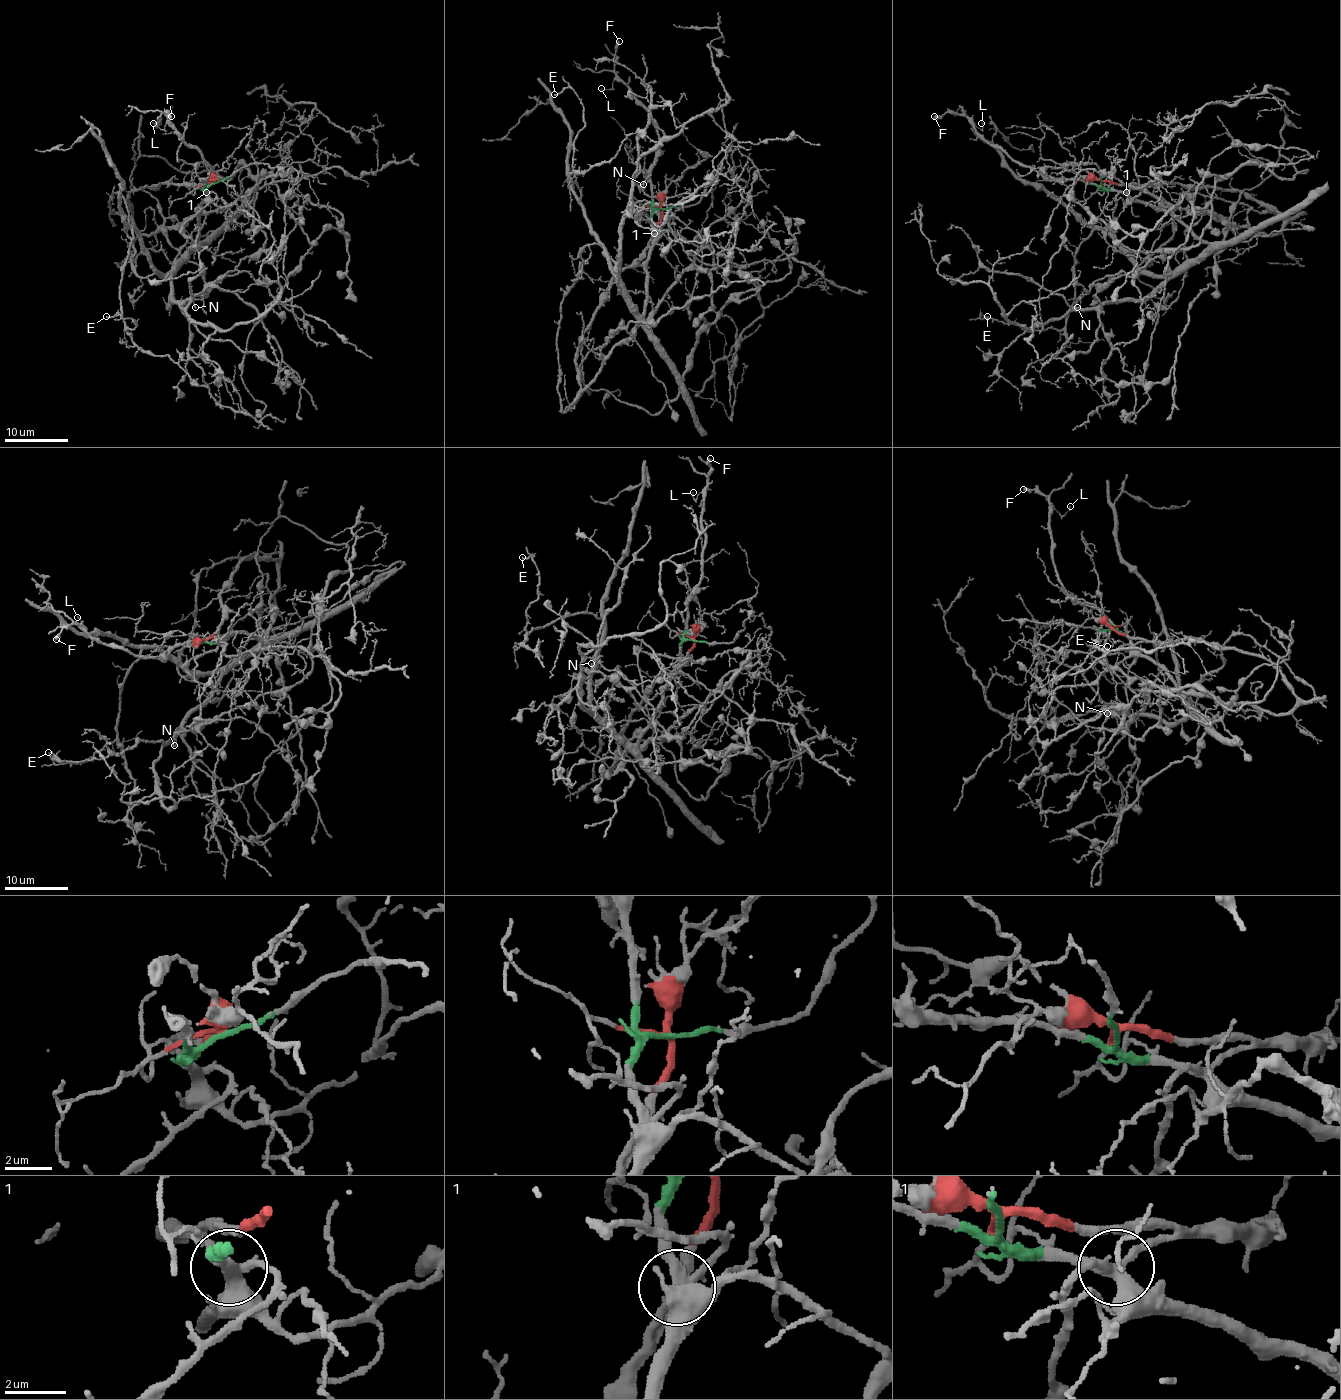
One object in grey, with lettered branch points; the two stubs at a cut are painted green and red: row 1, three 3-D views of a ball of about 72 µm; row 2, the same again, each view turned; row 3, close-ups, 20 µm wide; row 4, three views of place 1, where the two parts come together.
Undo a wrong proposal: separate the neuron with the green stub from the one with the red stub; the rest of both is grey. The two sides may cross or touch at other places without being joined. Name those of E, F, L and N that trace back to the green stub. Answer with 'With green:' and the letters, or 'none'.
With green: E, F, L, N

